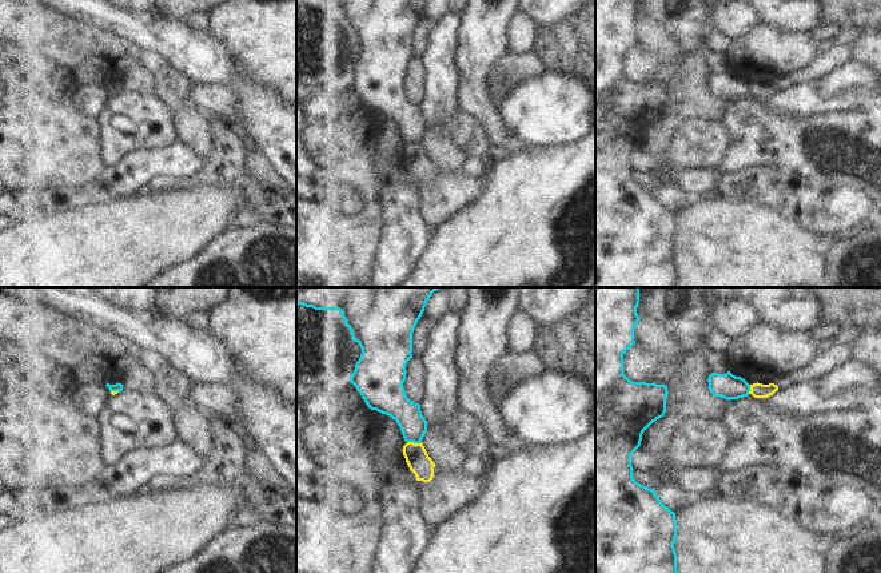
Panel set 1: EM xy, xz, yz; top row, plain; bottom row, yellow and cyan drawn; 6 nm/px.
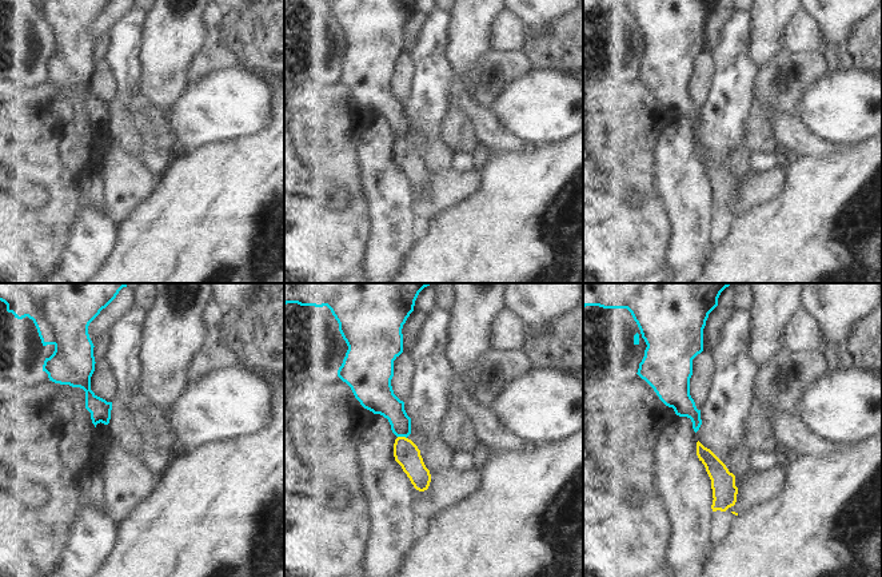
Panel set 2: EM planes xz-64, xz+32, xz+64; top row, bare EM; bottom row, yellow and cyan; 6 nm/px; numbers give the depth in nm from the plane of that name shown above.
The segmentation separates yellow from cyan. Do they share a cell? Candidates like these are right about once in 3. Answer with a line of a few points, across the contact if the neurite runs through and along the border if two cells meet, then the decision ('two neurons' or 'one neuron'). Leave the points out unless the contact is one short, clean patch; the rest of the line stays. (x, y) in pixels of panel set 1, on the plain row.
two neurons

